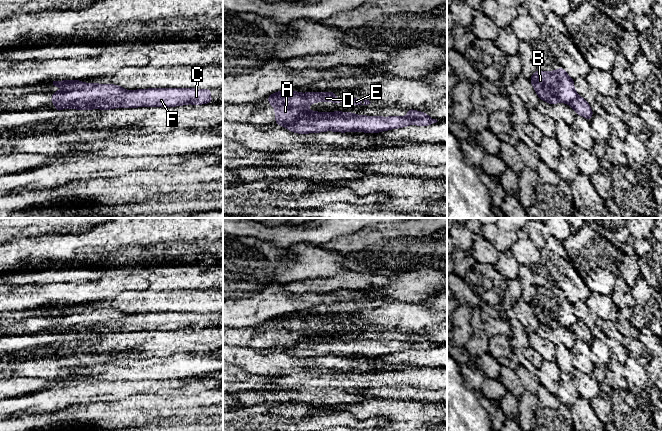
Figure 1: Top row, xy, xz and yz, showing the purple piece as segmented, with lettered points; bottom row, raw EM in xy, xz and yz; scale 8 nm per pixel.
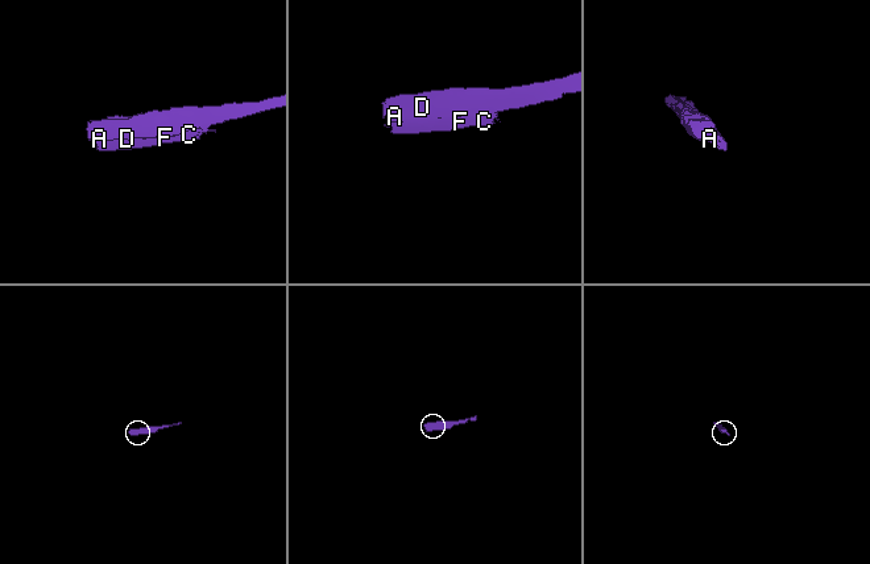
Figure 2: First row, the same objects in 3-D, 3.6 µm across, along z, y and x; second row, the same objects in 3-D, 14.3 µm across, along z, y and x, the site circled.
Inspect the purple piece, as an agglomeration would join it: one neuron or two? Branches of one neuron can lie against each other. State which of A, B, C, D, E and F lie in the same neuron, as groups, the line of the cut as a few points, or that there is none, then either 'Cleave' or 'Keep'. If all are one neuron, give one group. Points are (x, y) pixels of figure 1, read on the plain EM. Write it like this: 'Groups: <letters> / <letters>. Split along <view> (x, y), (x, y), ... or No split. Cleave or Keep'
Groups: A B D E / C F. Split along xy (128, 315), (93, 324), (76, 324), (53, 328). Cleave

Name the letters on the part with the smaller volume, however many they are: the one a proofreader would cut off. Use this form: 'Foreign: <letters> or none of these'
Foreign: C, F

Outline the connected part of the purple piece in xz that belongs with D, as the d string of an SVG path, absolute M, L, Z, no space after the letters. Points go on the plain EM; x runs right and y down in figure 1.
M283 314L280 316L275 316L268 320L268 327L270 329L273 329L275 332L275 344L276 347L281 346L295 346L300 345L303 343L307 344L318 344L321 341L329 340L329 339L345 339L349 338L349 335L347 337L343 337L339 334L334 335L333 337L319 337L317 335L310 335L308 333L305 333L305 330L310 330L314 326L334 326L334 327L340 327L345 325L340 325L336 320L335 316L321 316L321 317L314 317L314 316L308 316L308 317L299 317L297 315L292 314Z

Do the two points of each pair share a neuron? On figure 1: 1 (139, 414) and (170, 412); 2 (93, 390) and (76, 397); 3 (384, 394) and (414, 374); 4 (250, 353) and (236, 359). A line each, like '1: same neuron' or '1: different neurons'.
1: same neuron
2: same neuron
3: different neurons
4: different neurons

